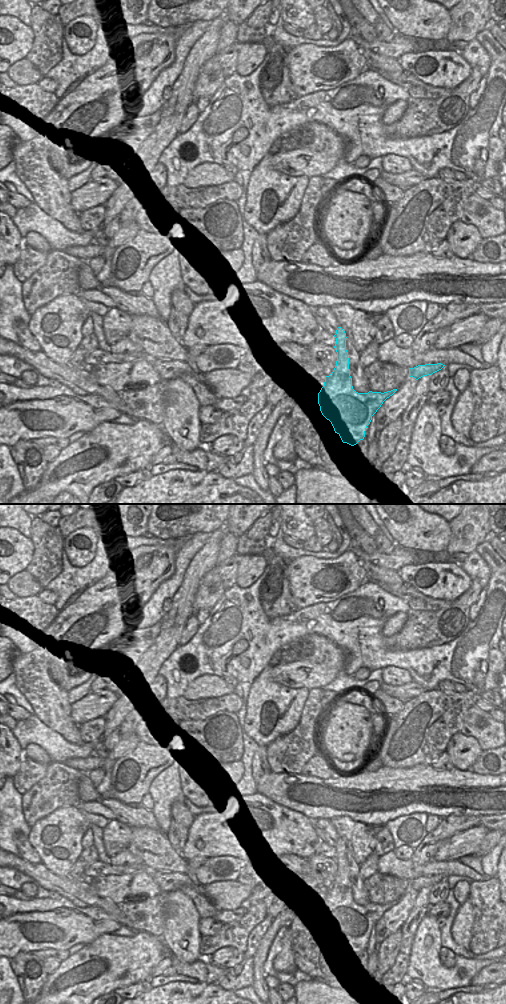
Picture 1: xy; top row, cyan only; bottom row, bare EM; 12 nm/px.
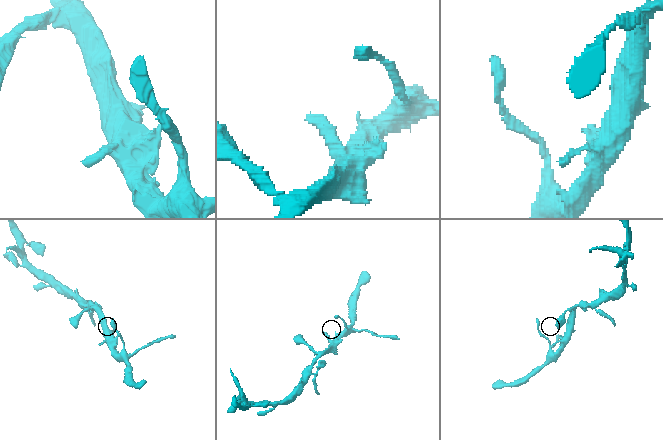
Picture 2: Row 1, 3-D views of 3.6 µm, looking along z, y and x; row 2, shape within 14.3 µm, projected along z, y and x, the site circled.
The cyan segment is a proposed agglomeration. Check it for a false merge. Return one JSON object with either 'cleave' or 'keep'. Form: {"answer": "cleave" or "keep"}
{"answer": "keep"}

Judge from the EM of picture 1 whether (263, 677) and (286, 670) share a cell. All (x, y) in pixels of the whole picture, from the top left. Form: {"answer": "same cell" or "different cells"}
{"answer": "different cells"}

